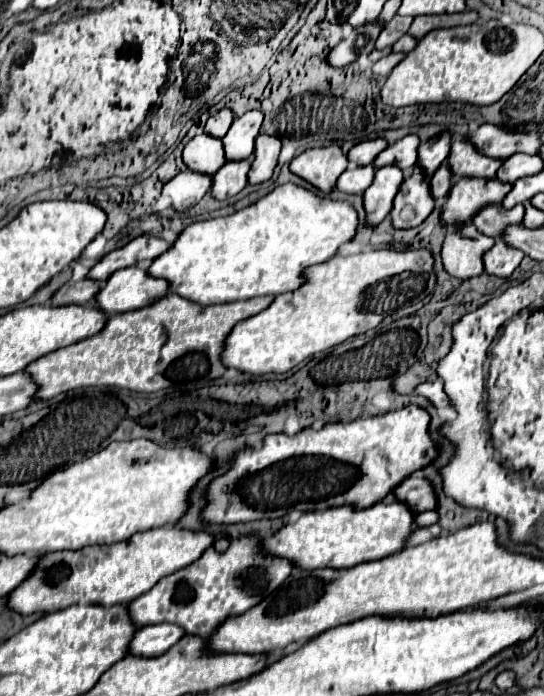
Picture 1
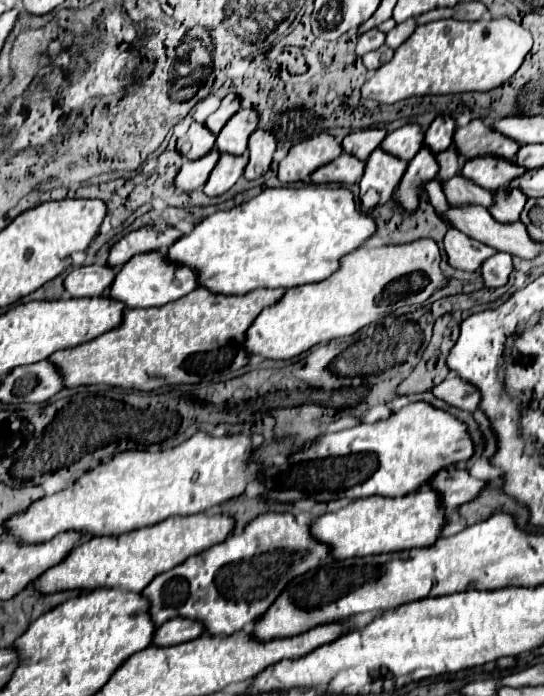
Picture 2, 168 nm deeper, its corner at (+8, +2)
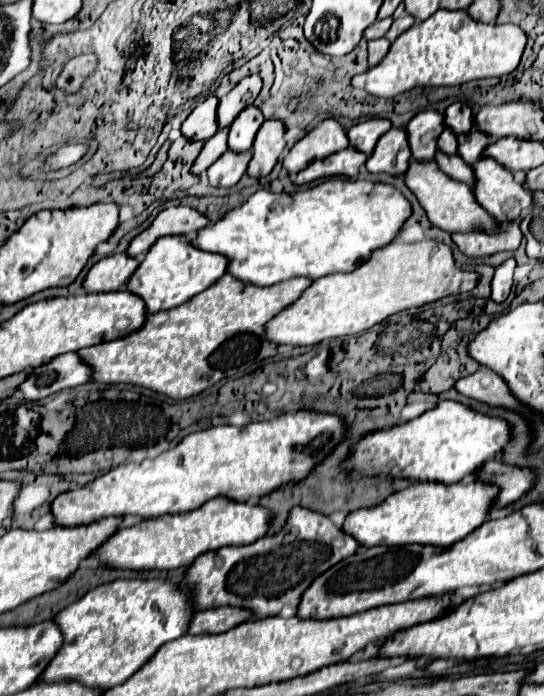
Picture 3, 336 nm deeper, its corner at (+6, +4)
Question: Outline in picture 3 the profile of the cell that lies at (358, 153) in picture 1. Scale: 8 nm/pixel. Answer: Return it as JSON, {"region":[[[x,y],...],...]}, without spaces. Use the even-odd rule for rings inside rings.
{"region":[[[372,118],[372,120],[366,120],[366,122],[360,122],[360,124],[354,124],[350,130],[348,130],[348,140],[350,140],[350,146],[364,152],[366,156],[372,154],[372,150],[376,148],[380,136],[384,132],[388,132],[392,128],[392,124],[388,120],[378,120],[378,118]]]}

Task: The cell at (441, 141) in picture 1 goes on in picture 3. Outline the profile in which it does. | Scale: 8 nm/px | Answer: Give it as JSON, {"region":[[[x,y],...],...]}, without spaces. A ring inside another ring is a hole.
{"region":[[[450,104],[444,112],[444,126],[452,128],[452,132],[456,134],[464,134],[472,128],[472,108],[466,104]]]}

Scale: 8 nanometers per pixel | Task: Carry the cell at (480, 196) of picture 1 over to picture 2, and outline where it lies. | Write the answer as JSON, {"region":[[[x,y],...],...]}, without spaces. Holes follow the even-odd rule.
{"region":[[[494,154],[472,158],[460,170],[462,176],[470,178],[472,182],[478,182],[478,186],[486,190],[498,190],[502,186],[508,186],[516,176],[522,176],[524,172],[526,172],[524,166],[518,166],[512,160]]]}

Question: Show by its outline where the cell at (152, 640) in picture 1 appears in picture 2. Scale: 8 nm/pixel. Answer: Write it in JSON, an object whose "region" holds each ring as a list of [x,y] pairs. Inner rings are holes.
{"region":[[[172,618],[170,622],[162,624],[154,634],[156,646],[174,646],[182,642],[196,640],[204,634],[204,626],[198,620],[190,618]]]}

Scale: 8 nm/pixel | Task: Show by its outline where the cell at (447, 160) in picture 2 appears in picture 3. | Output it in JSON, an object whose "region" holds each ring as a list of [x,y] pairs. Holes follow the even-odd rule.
{"region":[[[472,128],[470,132],[458,136],[458,154],[464,162],[472,166],[480,158],[486,144],[488,144],[488,136],[478,132],[478,128]]]}

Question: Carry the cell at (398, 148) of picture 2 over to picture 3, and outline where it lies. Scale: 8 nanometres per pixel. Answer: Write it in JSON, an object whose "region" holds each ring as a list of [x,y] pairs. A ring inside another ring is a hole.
{"region":[[[426,110],[416,114],[408,122],[406,132],[408,132],[408,144],[410,144],[414,160],[434,160],[436,140],[440,132],[444,130],[442,120],[444,120],[442,112]]]}

